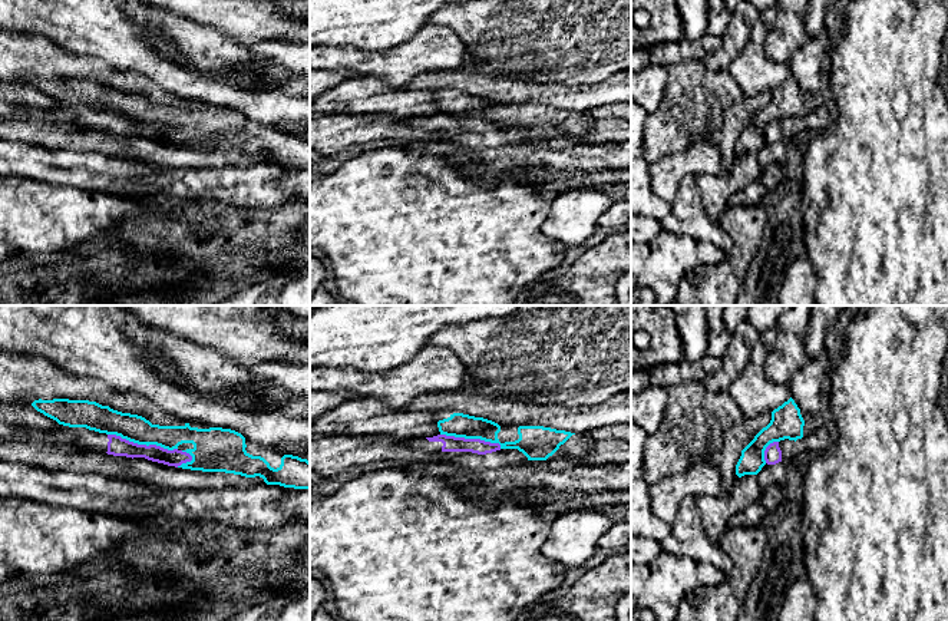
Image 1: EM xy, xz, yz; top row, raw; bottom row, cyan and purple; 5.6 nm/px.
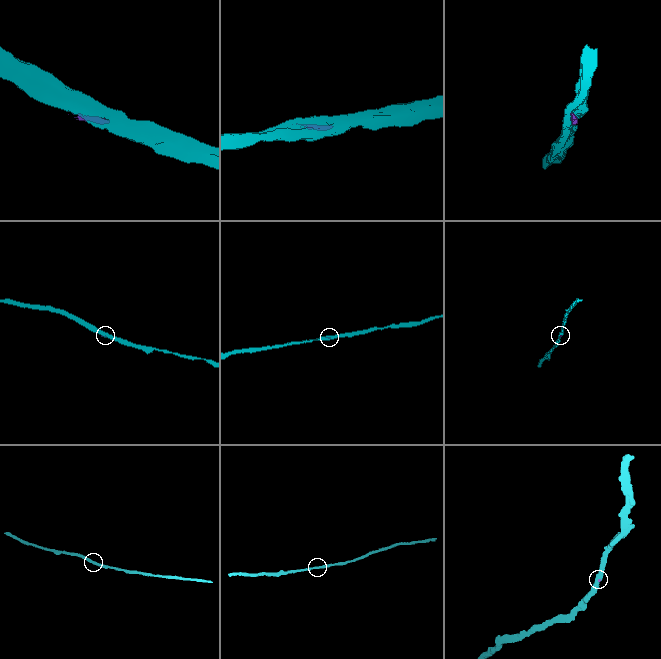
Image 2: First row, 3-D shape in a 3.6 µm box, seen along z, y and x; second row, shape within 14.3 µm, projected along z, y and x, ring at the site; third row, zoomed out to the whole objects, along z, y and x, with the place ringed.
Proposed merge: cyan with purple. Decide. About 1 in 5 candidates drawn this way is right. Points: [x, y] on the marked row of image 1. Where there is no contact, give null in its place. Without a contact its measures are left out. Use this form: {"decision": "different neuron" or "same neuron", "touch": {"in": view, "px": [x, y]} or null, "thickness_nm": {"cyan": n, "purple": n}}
{"decision": "different neuron", "touch": {"in": "xy", "px": [142, 443]}, "thickness_nm": {"cyan": 150, "purple": 110}}

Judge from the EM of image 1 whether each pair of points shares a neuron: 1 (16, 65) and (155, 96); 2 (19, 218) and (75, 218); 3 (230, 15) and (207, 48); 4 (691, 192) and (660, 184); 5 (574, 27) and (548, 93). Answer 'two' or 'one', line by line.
1: one
2: one
3: two
4: two
5: two

